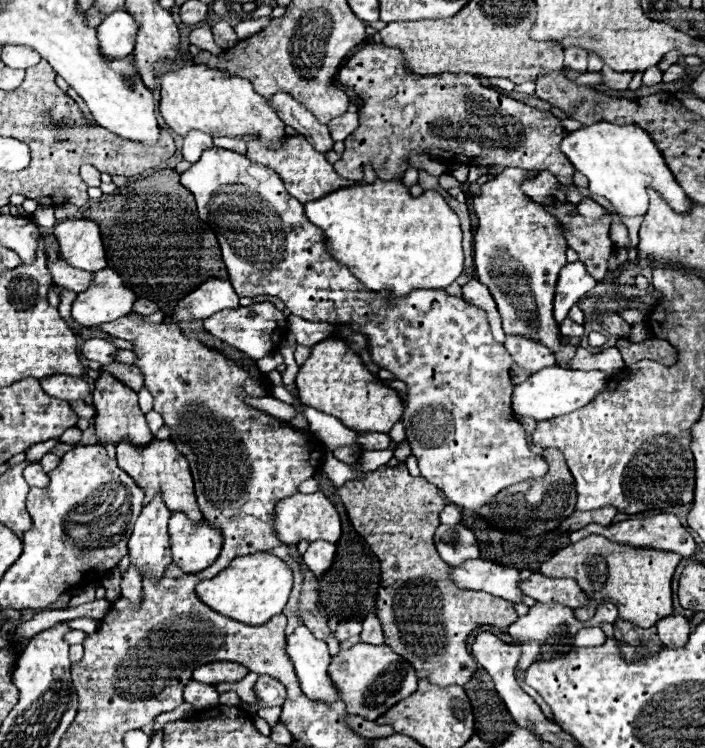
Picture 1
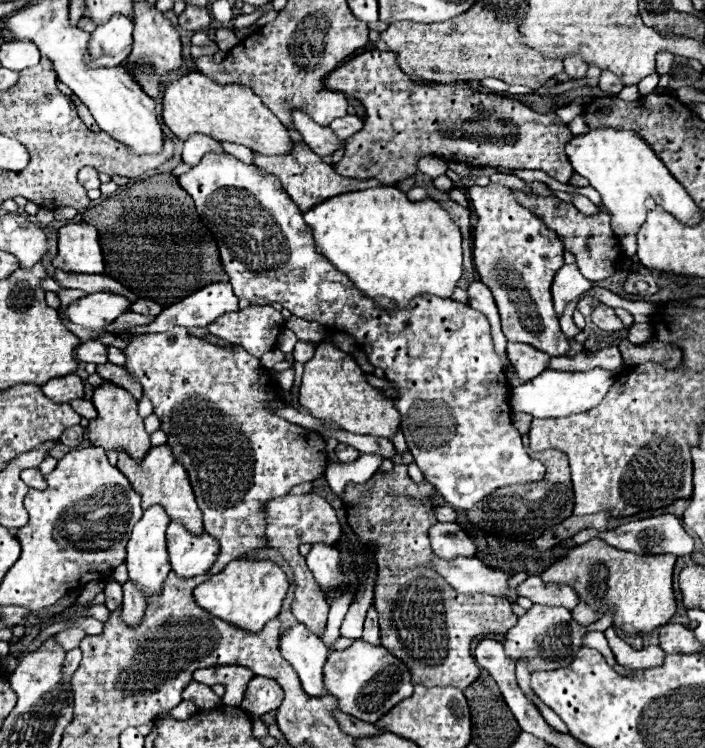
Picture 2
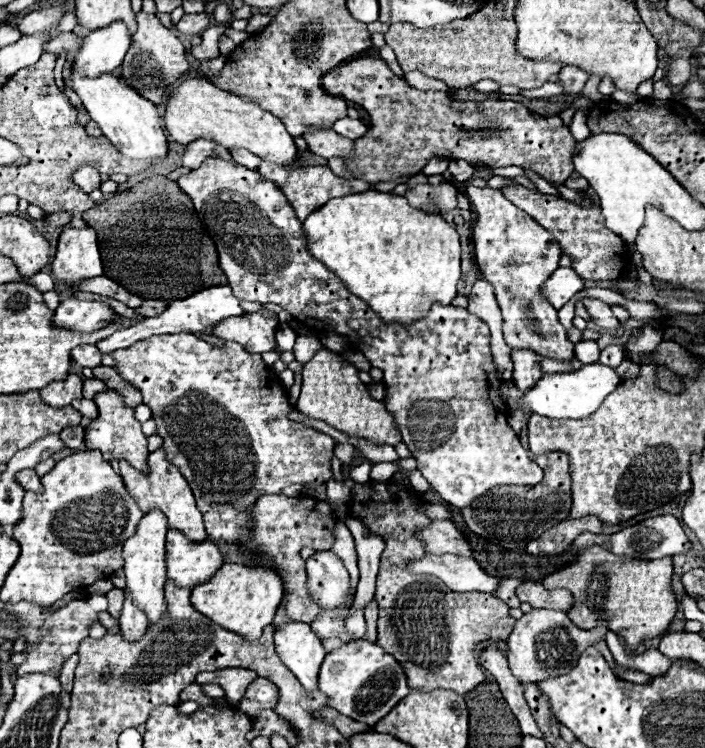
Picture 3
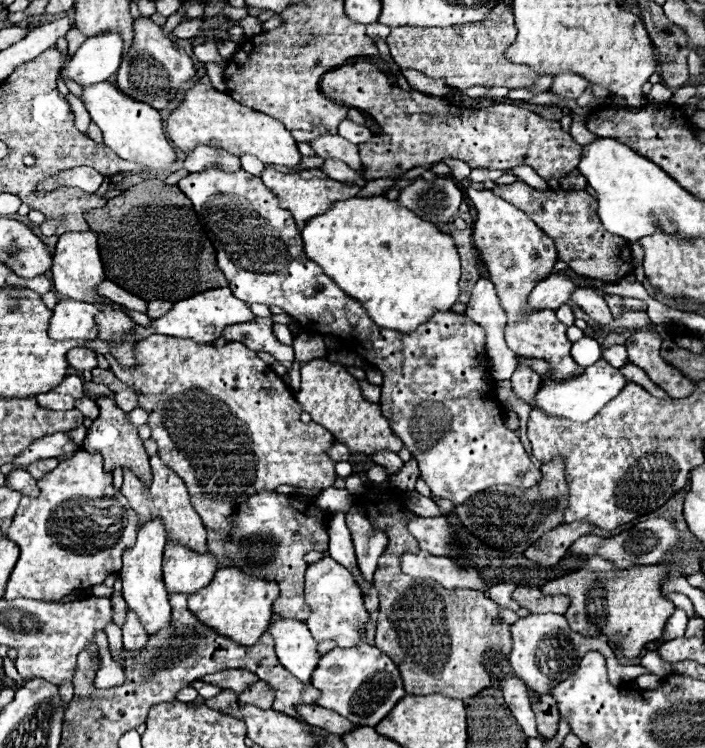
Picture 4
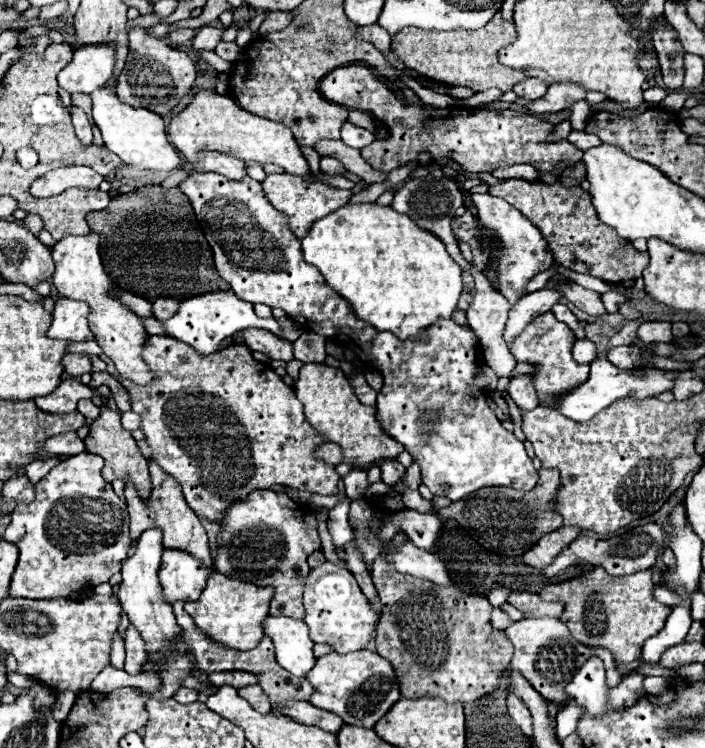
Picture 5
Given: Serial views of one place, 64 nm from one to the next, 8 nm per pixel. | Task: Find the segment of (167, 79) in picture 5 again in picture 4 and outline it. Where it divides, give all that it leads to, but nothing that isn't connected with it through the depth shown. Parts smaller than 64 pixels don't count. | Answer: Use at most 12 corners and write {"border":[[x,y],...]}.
{"border":[[148,16],[116,74],[122,92],[162,110],[196,70]]}

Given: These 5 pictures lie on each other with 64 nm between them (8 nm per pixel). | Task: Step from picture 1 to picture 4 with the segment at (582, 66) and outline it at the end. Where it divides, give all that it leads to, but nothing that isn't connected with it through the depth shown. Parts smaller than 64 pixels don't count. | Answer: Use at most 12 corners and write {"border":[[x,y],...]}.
{"border":[[564,72],[554,78],[552,92],[576,100],[588,80]]}

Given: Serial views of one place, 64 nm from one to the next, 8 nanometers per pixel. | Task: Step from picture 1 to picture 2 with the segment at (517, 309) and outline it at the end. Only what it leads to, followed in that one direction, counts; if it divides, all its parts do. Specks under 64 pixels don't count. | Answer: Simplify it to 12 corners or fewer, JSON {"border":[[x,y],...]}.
{"border":[[502,184],[468,188],[474,266],[502,330],[570,350],[550,286],[558,234]]}

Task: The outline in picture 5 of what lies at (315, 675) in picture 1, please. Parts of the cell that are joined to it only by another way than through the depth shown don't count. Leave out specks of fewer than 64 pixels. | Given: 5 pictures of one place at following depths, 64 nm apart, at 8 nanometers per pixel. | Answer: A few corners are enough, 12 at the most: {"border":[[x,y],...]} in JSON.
{"border":[[268,616],[264,632],[278,664],[304,678],[314,642],[302,620]]}

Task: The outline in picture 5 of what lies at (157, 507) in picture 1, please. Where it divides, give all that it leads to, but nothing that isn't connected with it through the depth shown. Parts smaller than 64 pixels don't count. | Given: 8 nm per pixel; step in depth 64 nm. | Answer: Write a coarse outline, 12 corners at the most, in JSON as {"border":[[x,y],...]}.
{"border":[[144,530],[116,594],[146,652],[180,628],[158,580],[162,530]]}

